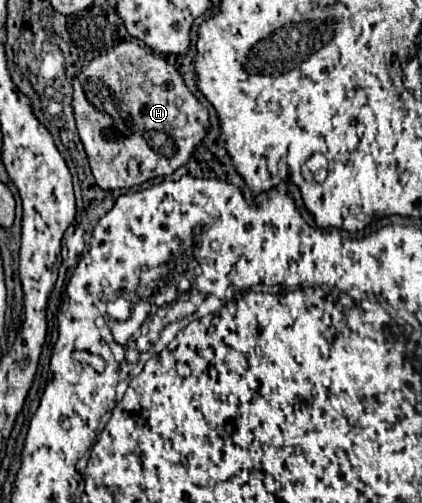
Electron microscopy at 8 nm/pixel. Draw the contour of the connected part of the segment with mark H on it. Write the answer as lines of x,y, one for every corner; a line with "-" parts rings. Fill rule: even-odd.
121,42
89,62
73,82
73,110
93,176
103,190
171,176
191,160
209,128
209,110
187,88
177,68
133,42

